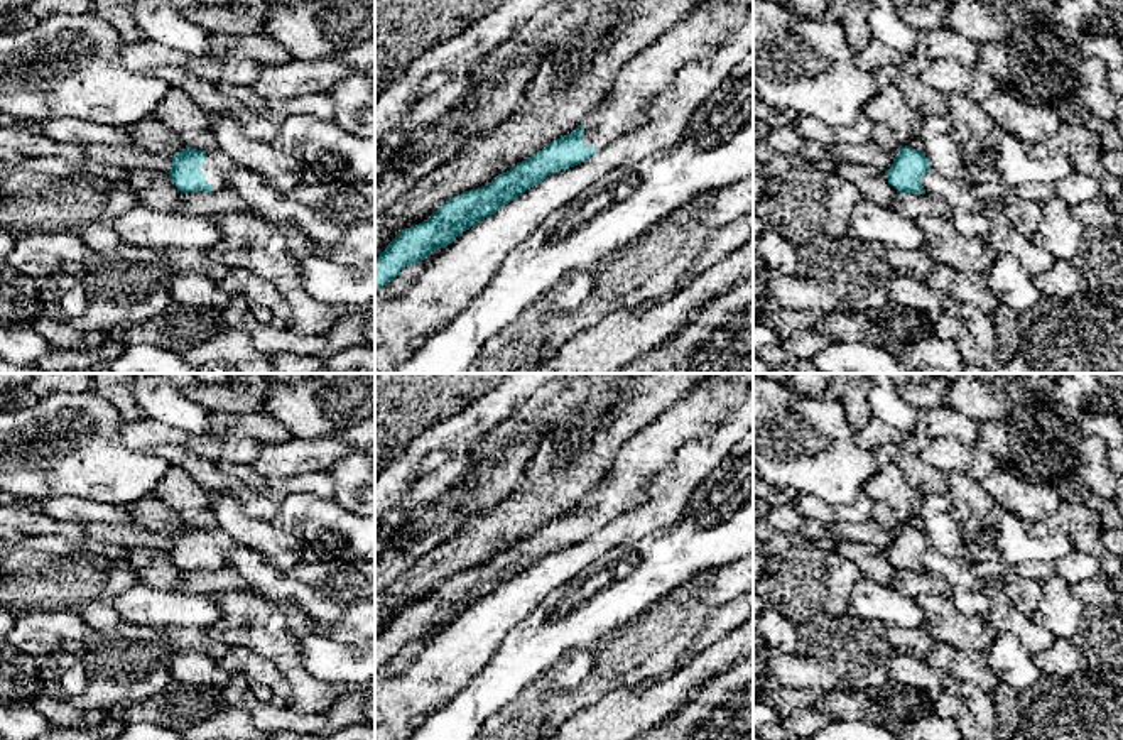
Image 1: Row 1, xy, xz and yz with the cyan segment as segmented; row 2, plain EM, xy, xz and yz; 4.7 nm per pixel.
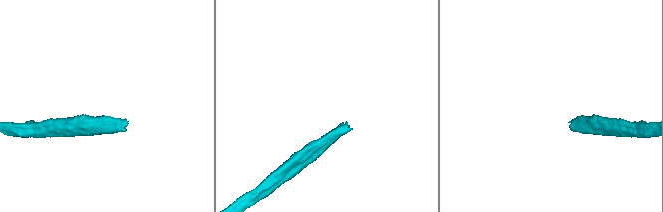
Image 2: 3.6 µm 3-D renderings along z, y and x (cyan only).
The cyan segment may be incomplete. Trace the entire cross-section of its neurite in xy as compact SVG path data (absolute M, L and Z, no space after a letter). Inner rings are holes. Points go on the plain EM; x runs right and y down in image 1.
M186 525L172 534L172 547L167 552L182 571L211 571L226 566L226 554L236 546L235 539L216 525L209 529Z

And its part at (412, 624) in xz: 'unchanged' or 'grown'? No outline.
grown

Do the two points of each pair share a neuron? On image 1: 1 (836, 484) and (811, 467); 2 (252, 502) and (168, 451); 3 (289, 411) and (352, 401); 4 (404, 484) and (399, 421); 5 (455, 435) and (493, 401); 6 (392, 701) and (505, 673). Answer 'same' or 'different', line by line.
1: same
2: same
3: same
4: different
5: same
6: different

